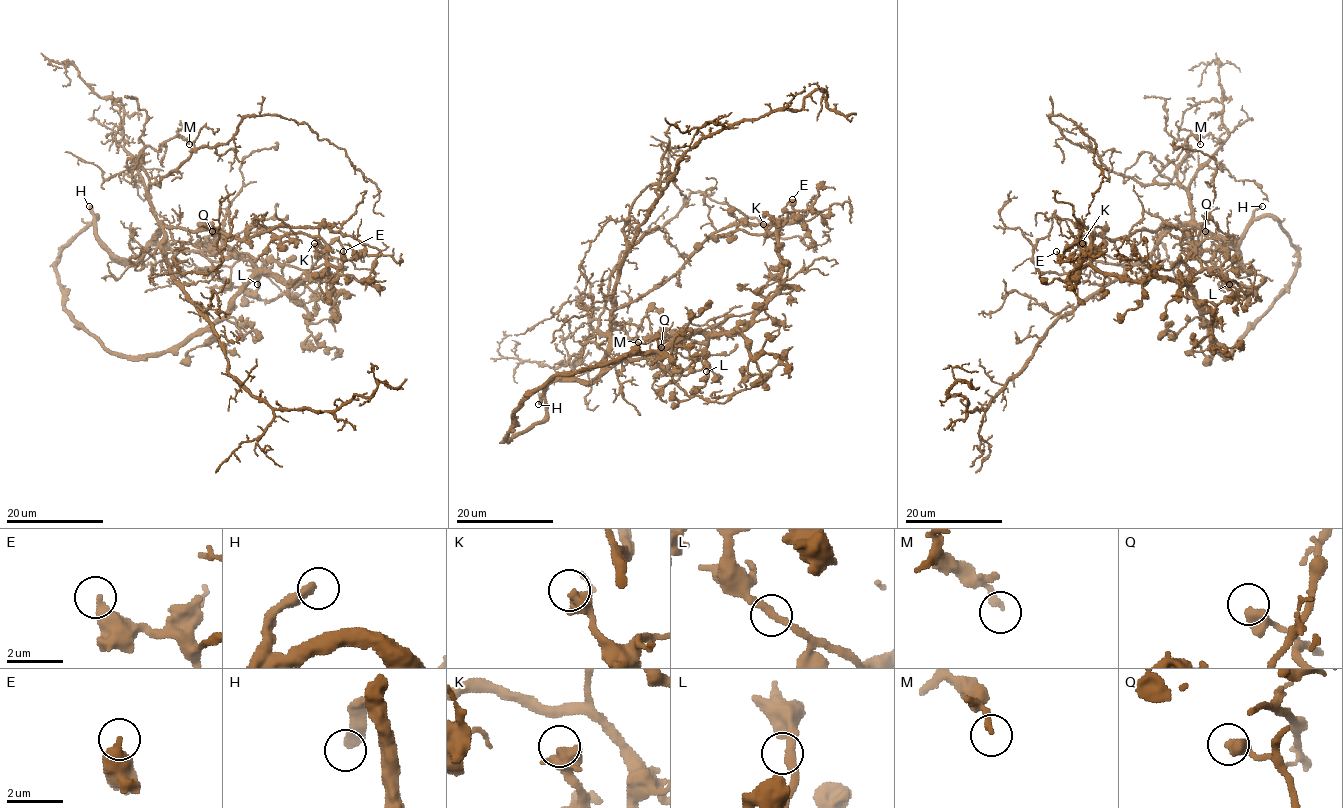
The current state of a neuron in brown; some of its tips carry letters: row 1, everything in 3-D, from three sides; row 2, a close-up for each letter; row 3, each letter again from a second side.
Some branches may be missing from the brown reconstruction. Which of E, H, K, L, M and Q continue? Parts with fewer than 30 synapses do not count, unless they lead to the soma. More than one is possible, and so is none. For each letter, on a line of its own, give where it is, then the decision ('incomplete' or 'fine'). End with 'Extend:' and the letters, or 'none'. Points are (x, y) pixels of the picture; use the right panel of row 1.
E: at (1056, 251); fine
H: at (1262, 206); incomplete
K: at (1082, 243); fine
L: at (1229, 284); fine
M: at (1200, 144); fine
Q: at (1205, 231); fine
Extend: H

